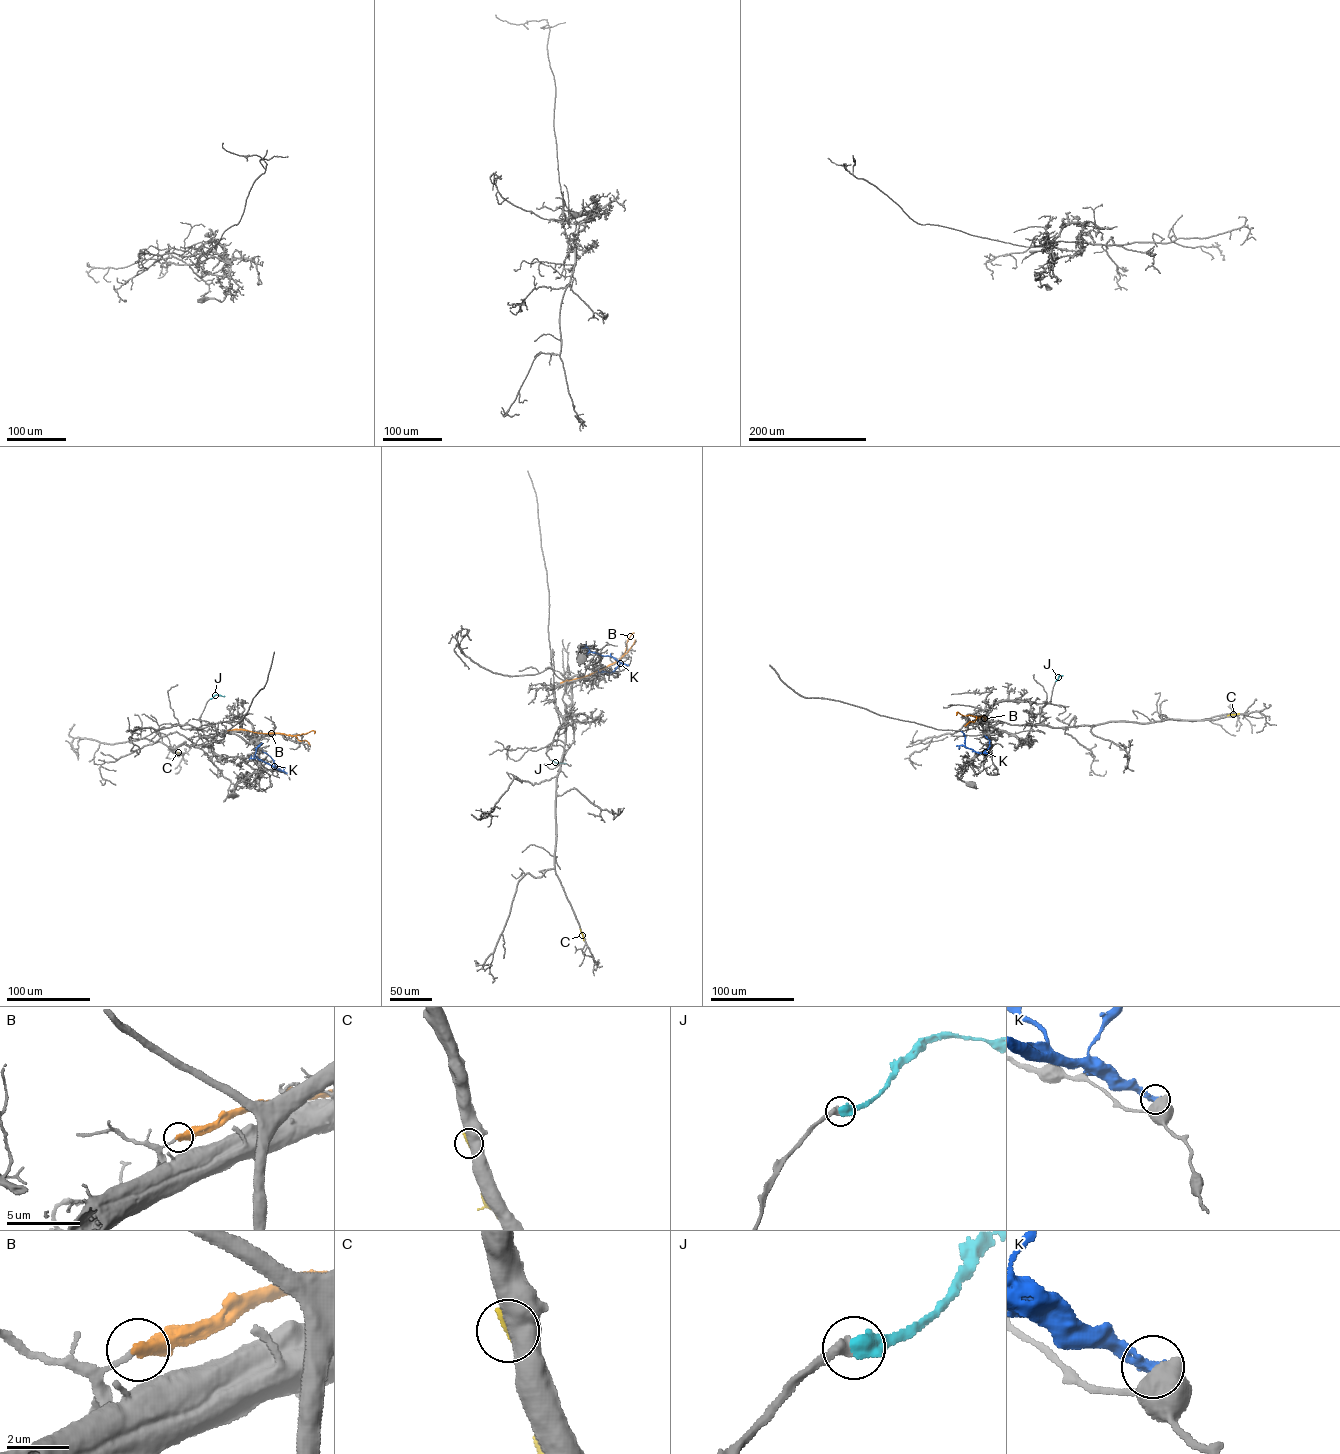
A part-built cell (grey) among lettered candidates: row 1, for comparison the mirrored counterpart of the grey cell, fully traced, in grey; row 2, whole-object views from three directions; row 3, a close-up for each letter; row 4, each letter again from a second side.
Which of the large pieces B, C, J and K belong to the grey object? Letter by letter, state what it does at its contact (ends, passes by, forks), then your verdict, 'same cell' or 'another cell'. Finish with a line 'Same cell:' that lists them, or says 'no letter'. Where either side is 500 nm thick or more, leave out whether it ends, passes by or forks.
B: it ends | another cell
C: another cell
J: same cell
K: another cell
Same cell: J

